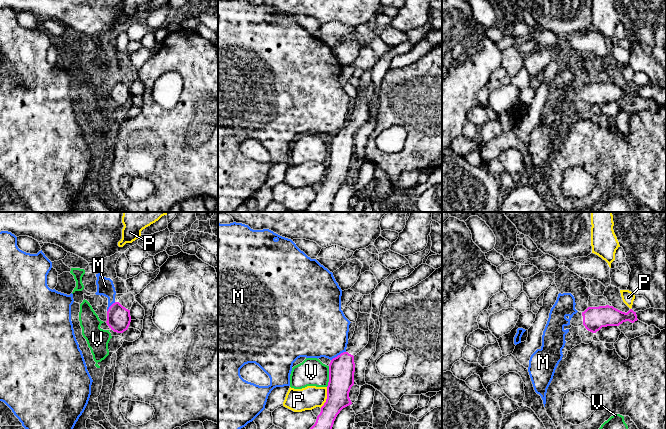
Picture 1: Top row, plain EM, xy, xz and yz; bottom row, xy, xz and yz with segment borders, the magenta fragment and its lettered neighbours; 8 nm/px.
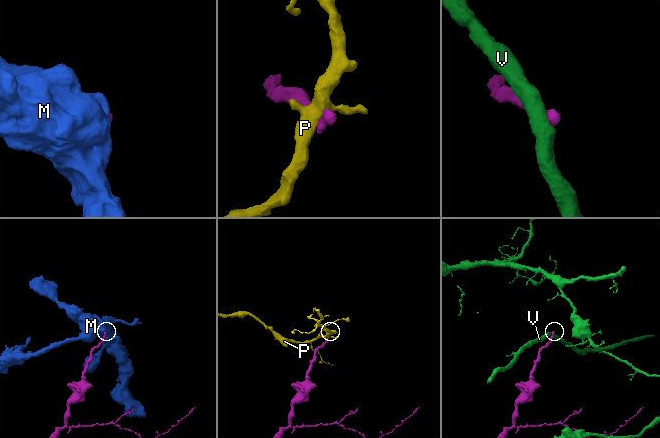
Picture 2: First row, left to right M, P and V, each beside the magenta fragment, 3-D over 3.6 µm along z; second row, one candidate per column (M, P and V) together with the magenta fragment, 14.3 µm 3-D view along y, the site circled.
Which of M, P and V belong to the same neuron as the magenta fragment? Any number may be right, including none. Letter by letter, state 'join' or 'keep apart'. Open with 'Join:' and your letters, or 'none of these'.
Join: none of these
M: keep apart
P: keep apart
V: keep apart

